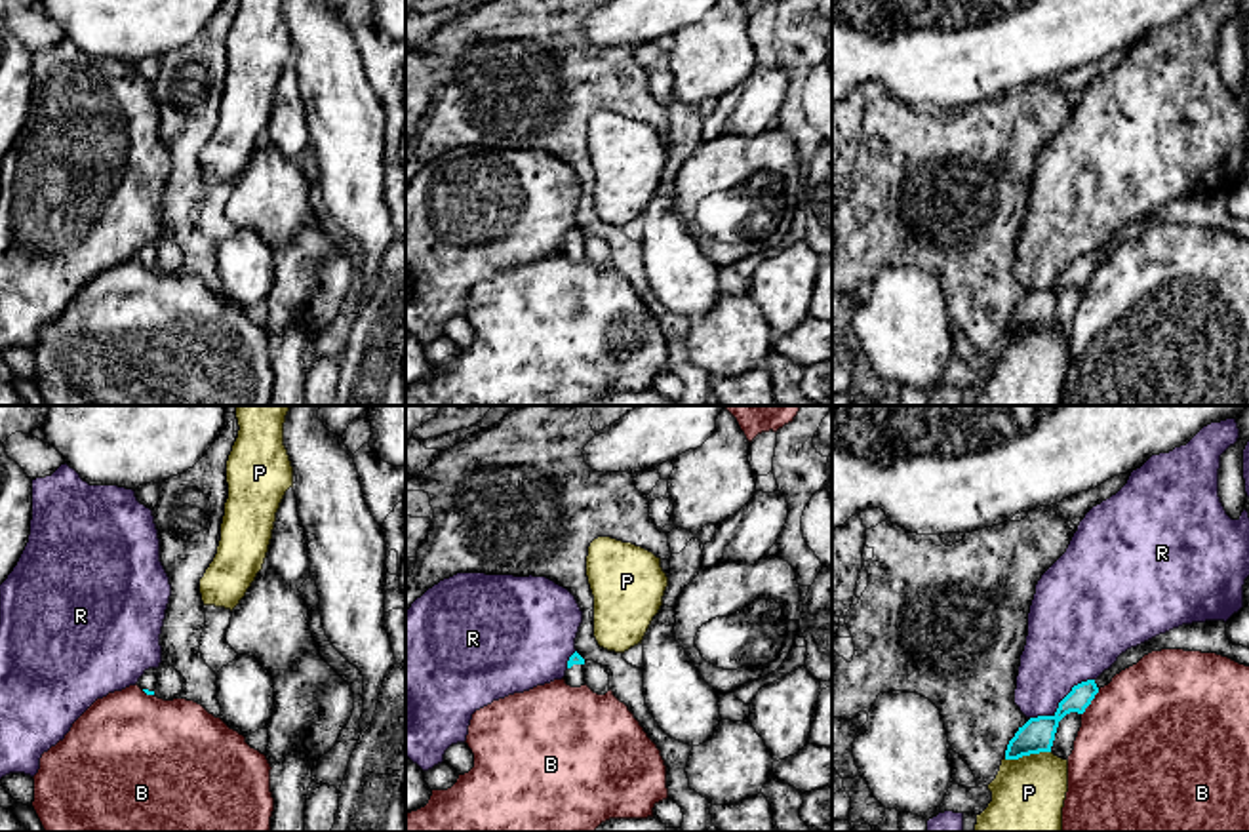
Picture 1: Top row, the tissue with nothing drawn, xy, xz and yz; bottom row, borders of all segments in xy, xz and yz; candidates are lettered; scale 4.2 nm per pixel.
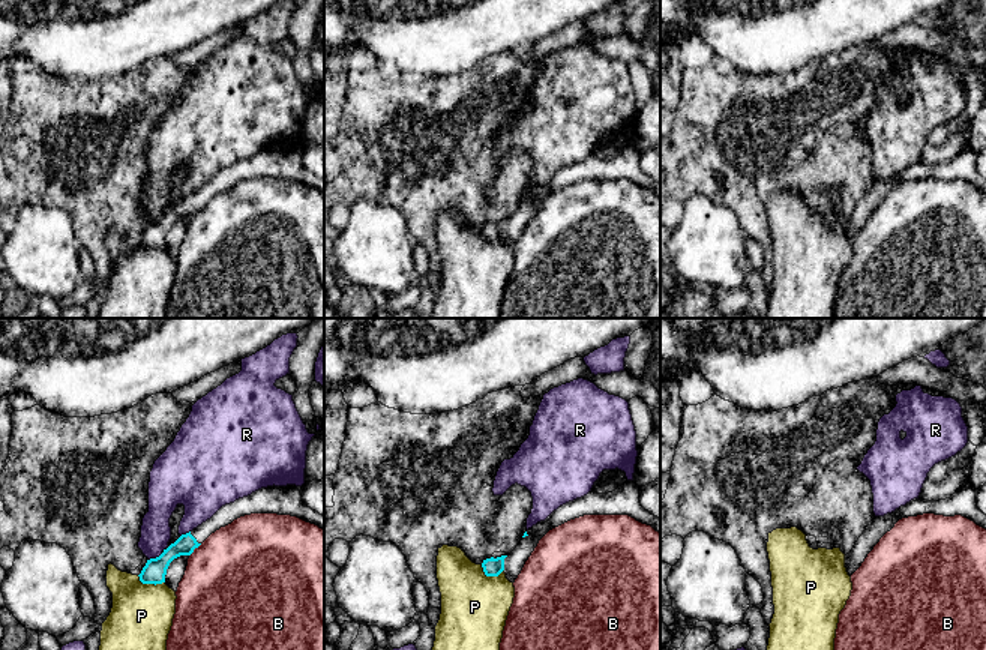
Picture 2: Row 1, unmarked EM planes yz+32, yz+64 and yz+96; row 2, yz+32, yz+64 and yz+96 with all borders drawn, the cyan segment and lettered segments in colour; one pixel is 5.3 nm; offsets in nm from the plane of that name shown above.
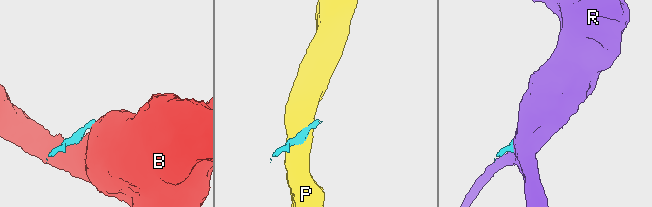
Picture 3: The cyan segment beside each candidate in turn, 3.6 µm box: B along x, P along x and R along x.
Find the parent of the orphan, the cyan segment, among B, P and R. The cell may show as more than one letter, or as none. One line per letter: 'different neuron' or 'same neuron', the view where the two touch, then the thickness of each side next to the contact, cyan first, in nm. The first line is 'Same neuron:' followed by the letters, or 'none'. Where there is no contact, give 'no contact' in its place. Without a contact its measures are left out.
Same neuron: none
B: different neuron | yz | 130/500 nm
P: different neuron | yz | 150/300 nm
R: different neuron | yz | 150/340 nm

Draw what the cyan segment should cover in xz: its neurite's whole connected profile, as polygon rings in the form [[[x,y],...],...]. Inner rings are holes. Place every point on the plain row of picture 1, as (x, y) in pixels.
[[[575,225],[567,234],[567,244],[565,244],[565,249],[564,249],[567,259],[581,261],[581,259],[586,257],[583,238],[585,238],[585,232]]]

